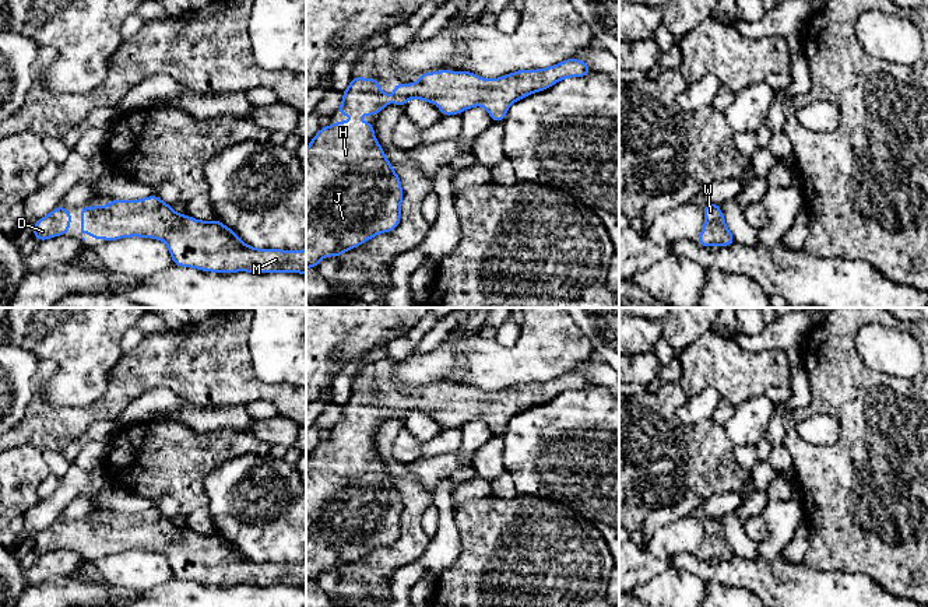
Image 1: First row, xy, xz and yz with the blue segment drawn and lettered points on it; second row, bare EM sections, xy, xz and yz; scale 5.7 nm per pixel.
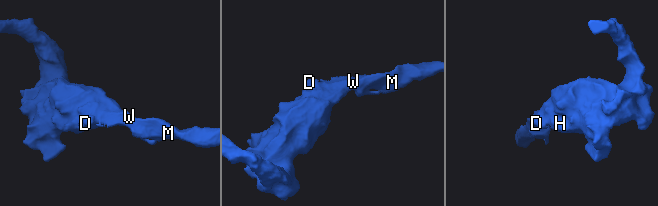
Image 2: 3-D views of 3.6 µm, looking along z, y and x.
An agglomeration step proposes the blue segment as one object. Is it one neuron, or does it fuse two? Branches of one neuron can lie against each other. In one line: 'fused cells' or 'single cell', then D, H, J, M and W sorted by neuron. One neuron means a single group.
single cell; groups D H J M W

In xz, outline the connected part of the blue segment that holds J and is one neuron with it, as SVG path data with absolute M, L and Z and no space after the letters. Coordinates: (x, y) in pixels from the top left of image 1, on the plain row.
M356 432L320 442L306 463L306 582L317 580L326 569L338 571L380 545L394 544L401 533L401 513L400 491L377 456L372 435Z

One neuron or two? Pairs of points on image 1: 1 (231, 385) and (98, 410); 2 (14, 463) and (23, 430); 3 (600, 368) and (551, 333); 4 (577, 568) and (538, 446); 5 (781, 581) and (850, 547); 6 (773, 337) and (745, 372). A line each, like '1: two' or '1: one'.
1: one
2: two
3: two
4: two
5: two
6: two

